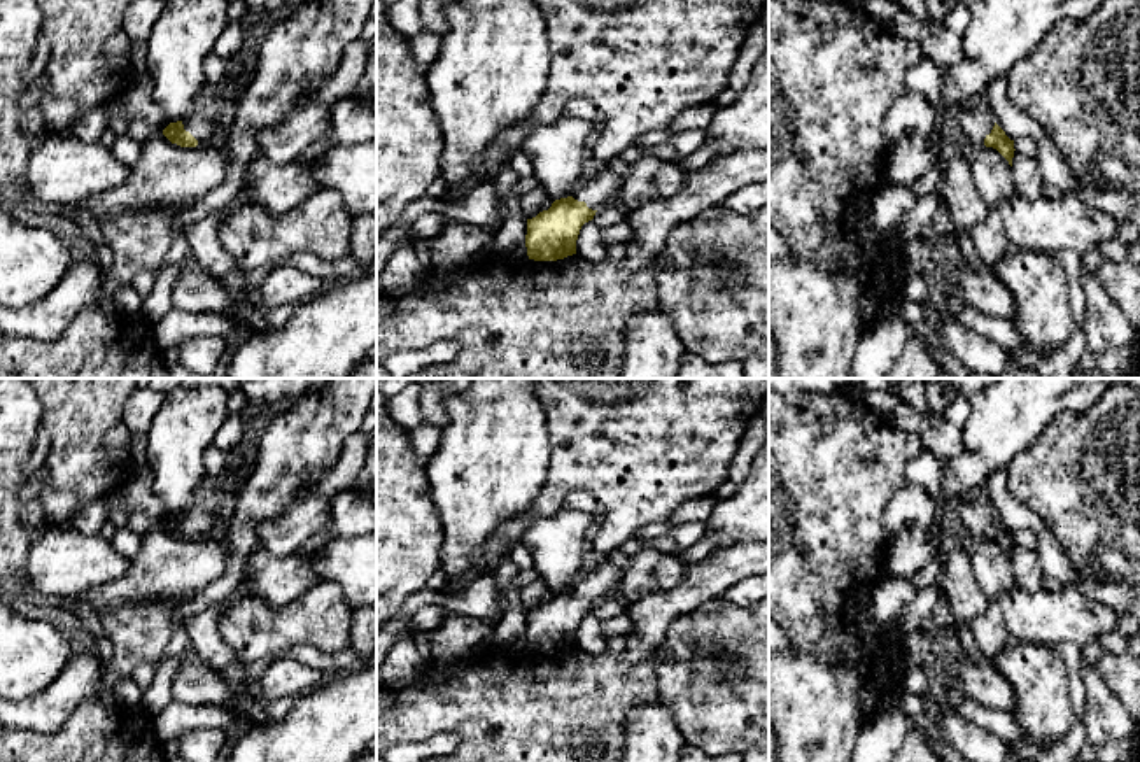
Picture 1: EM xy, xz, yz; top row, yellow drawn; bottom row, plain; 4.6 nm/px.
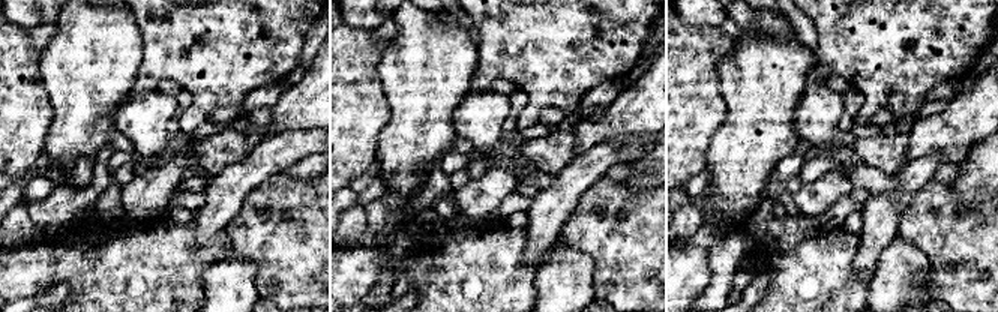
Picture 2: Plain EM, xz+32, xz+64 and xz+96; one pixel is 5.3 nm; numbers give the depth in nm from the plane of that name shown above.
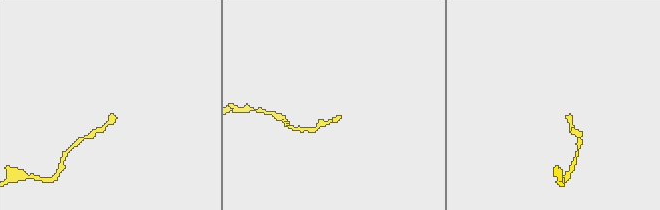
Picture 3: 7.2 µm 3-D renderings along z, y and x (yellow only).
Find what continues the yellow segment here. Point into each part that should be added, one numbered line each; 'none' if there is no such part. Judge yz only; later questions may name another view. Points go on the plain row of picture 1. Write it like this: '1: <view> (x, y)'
1: yz (976, 512)

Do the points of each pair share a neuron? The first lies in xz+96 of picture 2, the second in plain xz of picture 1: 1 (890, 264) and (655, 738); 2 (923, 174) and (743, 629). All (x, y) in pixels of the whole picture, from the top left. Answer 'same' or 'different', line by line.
1: same
2: different

